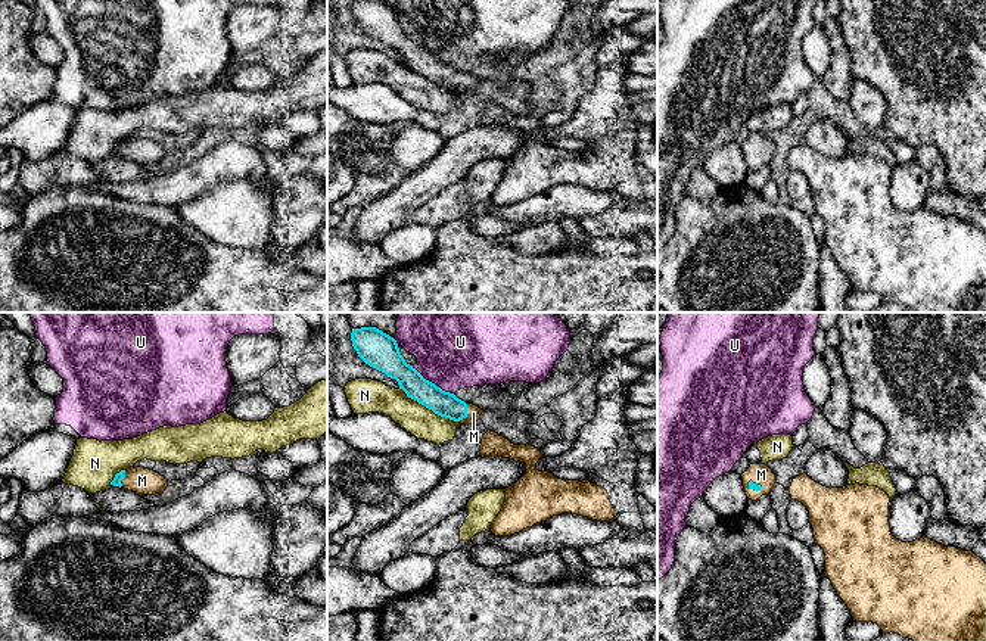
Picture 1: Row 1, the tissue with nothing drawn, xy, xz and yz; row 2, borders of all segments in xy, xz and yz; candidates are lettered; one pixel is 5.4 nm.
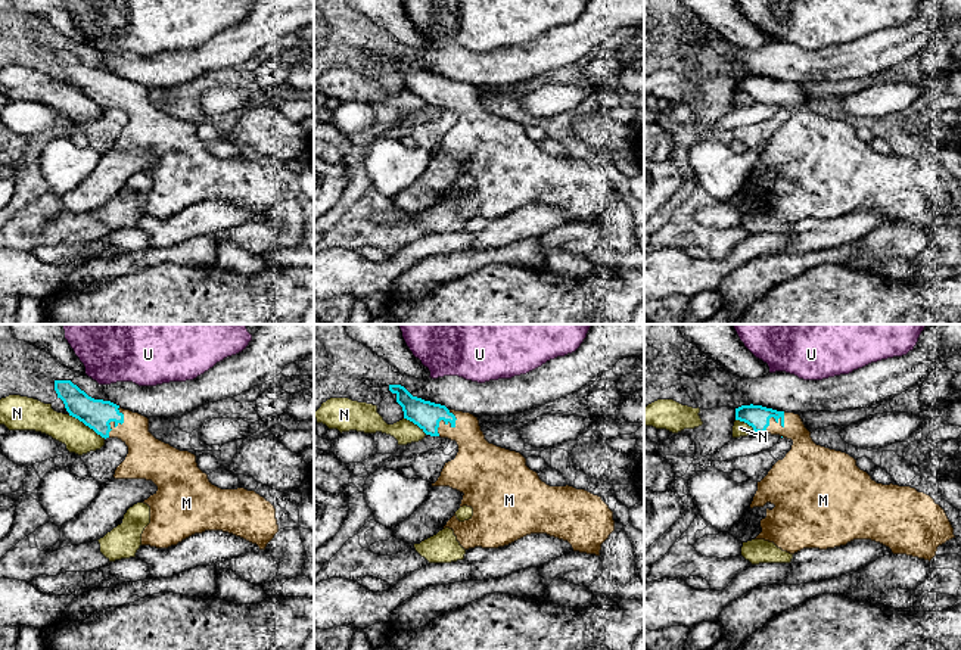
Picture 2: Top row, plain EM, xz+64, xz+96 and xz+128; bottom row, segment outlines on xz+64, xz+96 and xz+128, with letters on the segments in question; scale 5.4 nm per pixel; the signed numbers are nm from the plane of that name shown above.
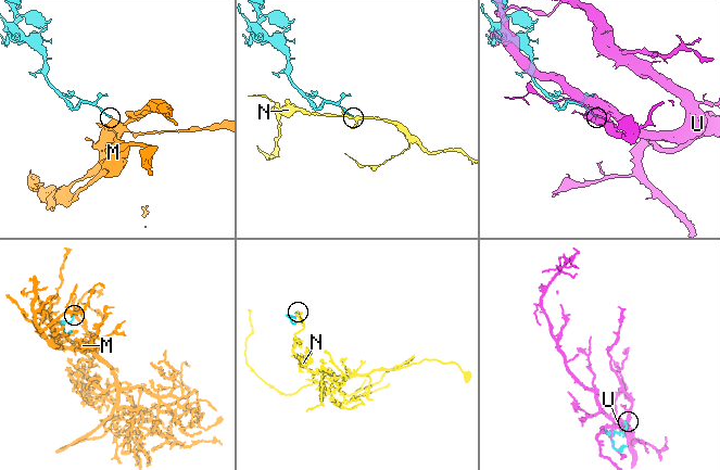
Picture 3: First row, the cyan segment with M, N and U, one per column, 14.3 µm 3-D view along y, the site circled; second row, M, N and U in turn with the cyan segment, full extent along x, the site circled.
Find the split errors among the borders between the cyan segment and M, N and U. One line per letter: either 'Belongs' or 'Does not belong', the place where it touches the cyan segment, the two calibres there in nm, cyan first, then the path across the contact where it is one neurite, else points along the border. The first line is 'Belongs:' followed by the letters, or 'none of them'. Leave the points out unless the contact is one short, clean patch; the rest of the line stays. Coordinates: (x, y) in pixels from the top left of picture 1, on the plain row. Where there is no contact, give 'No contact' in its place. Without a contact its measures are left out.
Belongs: M
M: Belongs. Touches cyan at xz (466, 84). Thickness 140 nm (cyan) against 80 nm. Path across: xz (444, 74), (466, 84), (473, 83)
N: Does not belong. Touches cyan at xz (429, 78). Thickness 140 nm (cyan) against 170 nm
U: Does not belong. Touches cyan at xz (431, 52). Thickness 140 nm (cyan) against 320 nm

